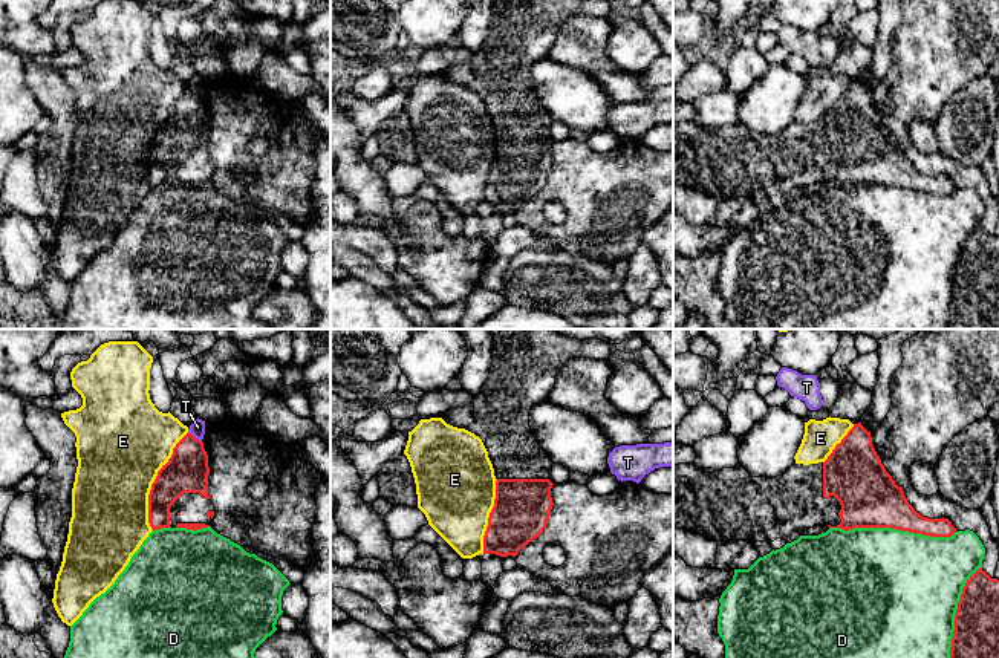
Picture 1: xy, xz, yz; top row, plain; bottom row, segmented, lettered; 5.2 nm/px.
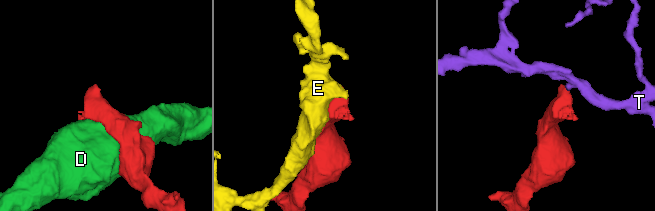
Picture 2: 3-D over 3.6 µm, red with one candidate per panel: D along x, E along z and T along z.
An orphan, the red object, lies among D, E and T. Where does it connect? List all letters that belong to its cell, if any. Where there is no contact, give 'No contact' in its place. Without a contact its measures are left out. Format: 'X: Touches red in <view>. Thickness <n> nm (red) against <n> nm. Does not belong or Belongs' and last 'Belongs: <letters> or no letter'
D: Touches red in yz. Thickness 320 nm (red) against 500 nm. Does not belong
E: Touches red in xy. Thickness 220 nm (red) against 460 nm. Does not belong
T: Touches red in xy. Thickness 220 nm (red) against 80 nm. Does not belong
Belongs: no letter

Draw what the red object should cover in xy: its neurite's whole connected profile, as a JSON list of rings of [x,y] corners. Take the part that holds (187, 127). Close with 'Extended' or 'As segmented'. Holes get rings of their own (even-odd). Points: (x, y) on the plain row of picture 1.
[[[190,89],[158,129],[148,151],[148,181],[161,185],[202,187],[211,184],[214,162],[208,151],[208,112]]]. Extended

